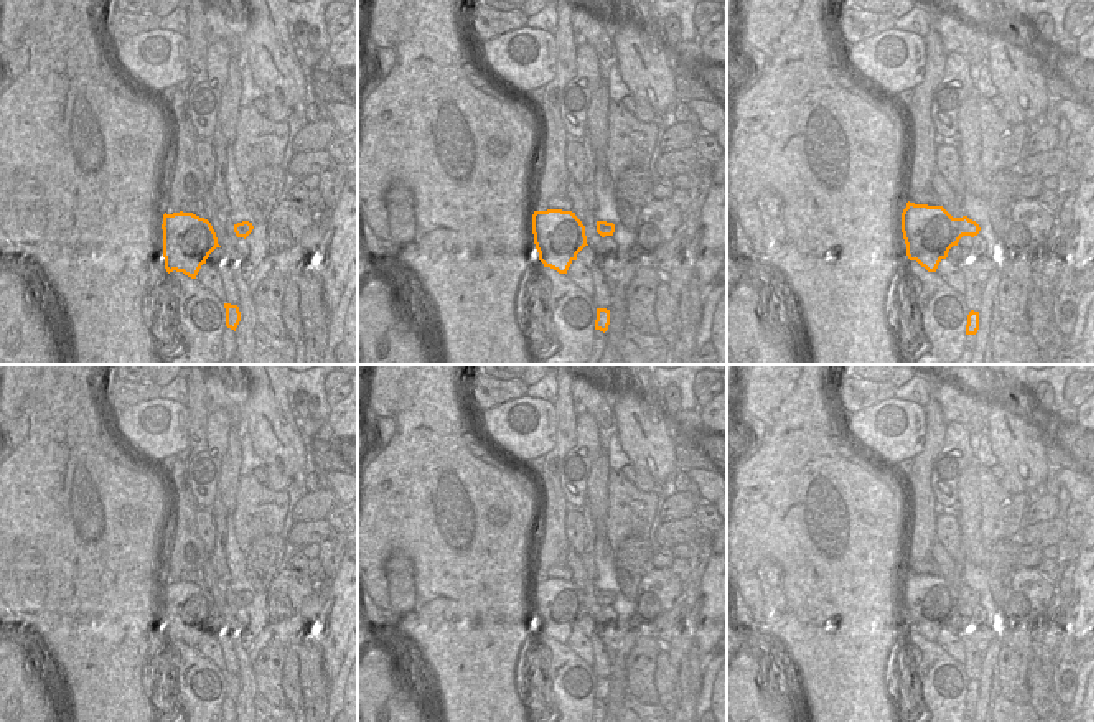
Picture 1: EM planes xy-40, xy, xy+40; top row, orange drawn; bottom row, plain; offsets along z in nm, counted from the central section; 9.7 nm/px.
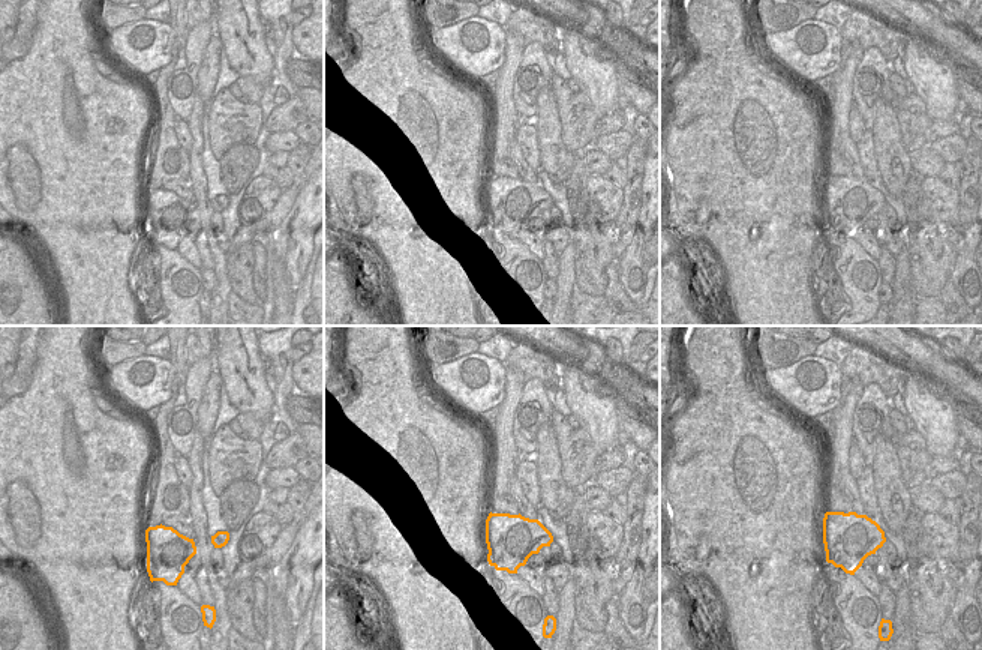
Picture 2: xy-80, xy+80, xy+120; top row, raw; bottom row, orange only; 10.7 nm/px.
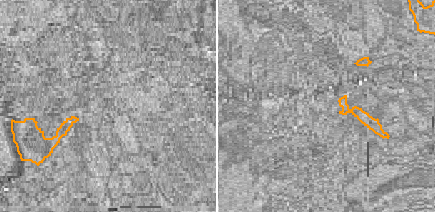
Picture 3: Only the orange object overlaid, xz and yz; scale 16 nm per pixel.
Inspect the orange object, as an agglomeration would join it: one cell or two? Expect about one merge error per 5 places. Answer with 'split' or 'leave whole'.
leave whole

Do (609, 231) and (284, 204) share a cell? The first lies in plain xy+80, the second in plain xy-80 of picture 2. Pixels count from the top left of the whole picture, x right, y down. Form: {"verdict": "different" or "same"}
{"verdict": "same"}

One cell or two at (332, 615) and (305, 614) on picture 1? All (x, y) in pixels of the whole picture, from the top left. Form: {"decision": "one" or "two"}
{"decision": "two"}

